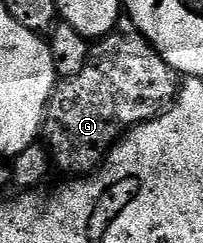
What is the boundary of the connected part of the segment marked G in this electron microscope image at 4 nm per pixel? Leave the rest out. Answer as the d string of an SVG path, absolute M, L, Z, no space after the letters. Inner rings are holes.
M122 20L118 22L117 27L107 36L96 39L90 45L89 59L83 68L83 72L79 72L79 76L62 81L57 89L53 91L53 95L49 97L49 106L45 109L45 125L43 127L43 142L47 147L49 156L52 159L52 165L62 170L63 173L69 174L65 176L85 176L90 172L96 171L98 167L104 163L108 153L117 145L119 139L126 132L135 126L141 126L145 122L149 122L152 118L157 118L165 113L170 106L177 100L177 92L179 89L179 75L167 64L167 60L163 60L163 56L159 56L159 52L147 40L147 36L143 36L143 32L139 32L139 28L134 22Z

